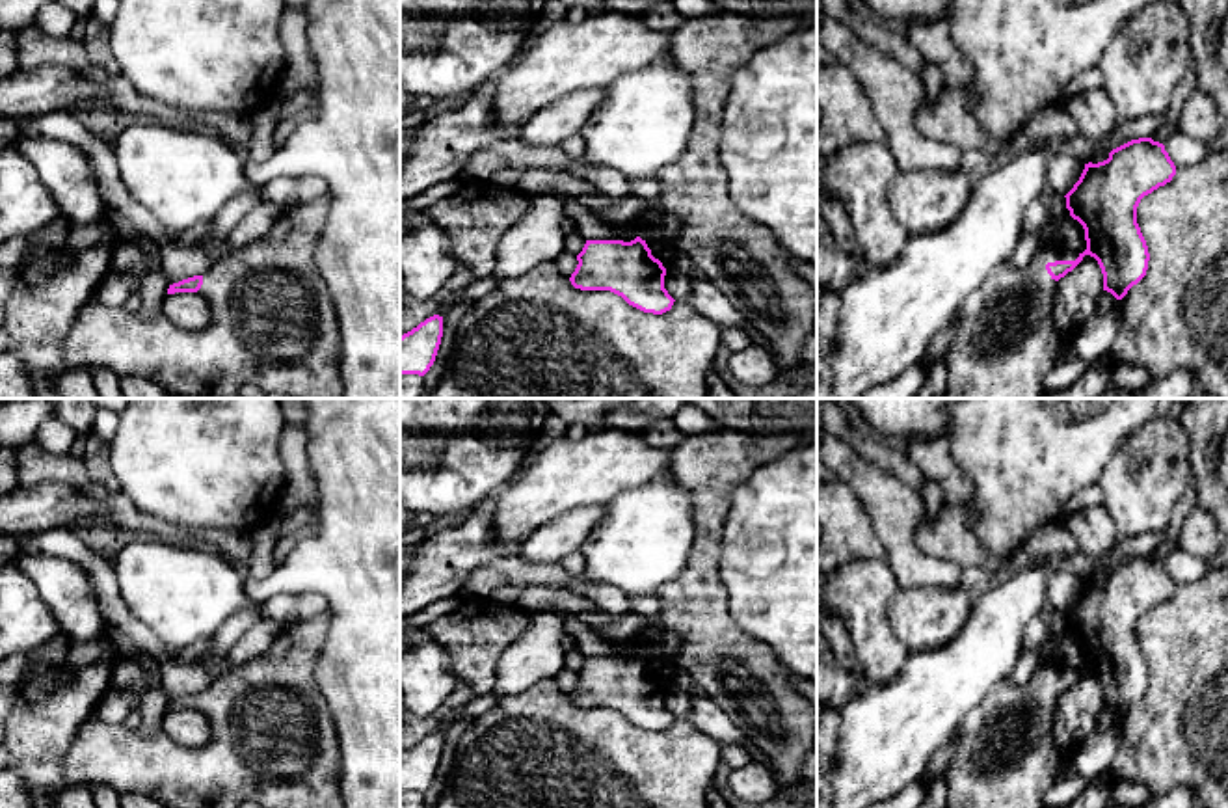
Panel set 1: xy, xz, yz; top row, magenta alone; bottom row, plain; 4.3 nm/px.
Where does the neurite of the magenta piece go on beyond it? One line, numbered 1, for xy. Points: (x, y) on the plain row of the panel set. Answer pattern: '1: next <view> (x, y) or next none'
1: next xy (274, 741)

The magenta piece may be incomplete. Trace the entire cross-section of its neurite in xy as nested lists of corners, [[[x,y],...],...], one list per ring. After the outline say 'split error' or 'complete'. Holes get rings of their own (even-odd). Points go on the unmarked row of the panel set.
[[[327,613],[283,626],[264,653],[220,678],[212,678],[203,693],[169,702],[167,711],[199,709],[210,719],[212,737],[205,747],[179,745],[164,730],[153,737],[143,737],[140,730],[128,730],[125,724],[87,719],[61,758],[67,784],[100,782],[119,795],[141,793],[153,797],[166,808],[242,808],[244,802],[257,802],[260,808],[344,808],[337,724],[316,683],[316,663],[327,629]]] | split error

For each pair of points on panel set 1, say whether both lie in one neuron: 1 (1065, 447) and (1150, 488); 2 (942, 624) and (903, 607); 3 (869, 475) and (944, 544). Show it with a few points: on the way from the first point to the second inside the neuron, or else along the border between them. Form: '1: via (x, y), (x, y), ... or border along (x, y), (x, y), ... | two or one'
1: border along (1134, 432), (1107, 462), (1096, 483) | two
2: via (933, 617), (912, 613) | one
3: border along (918, 524), (914, 542), (927, 553), (947, 559) | two

